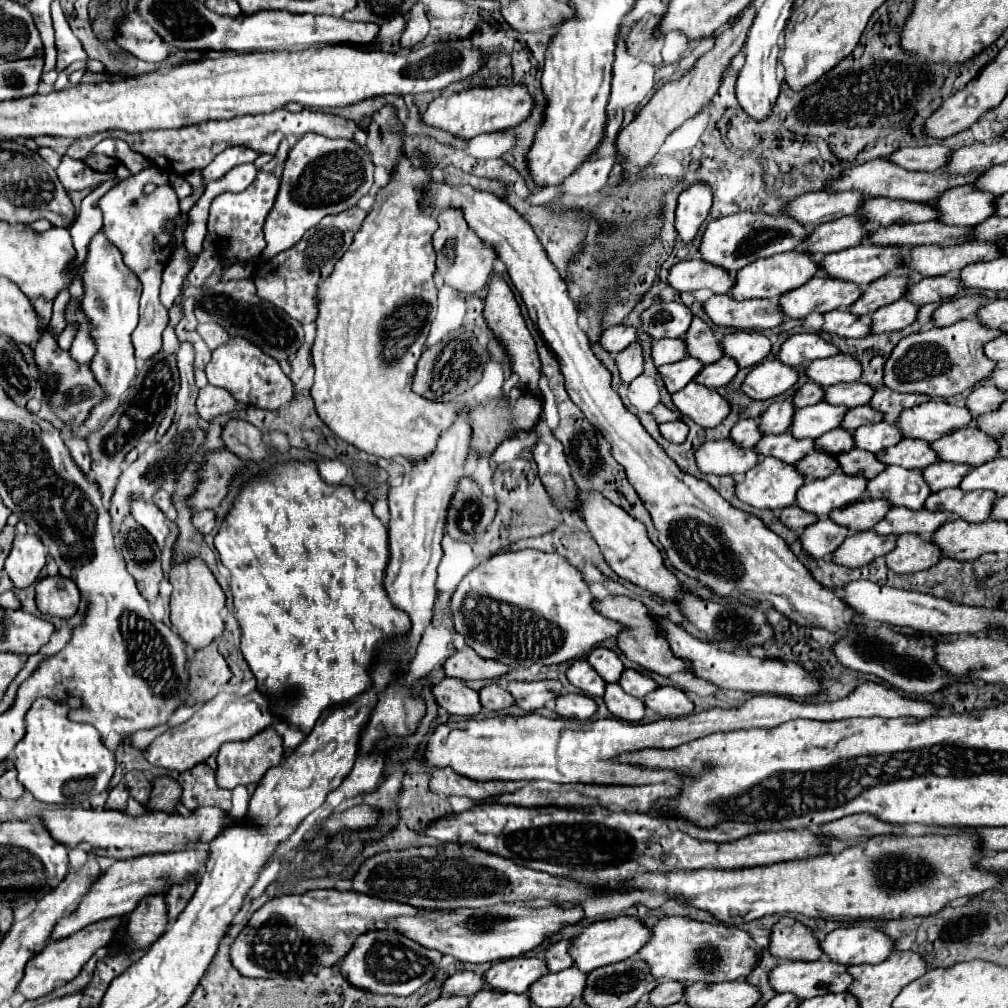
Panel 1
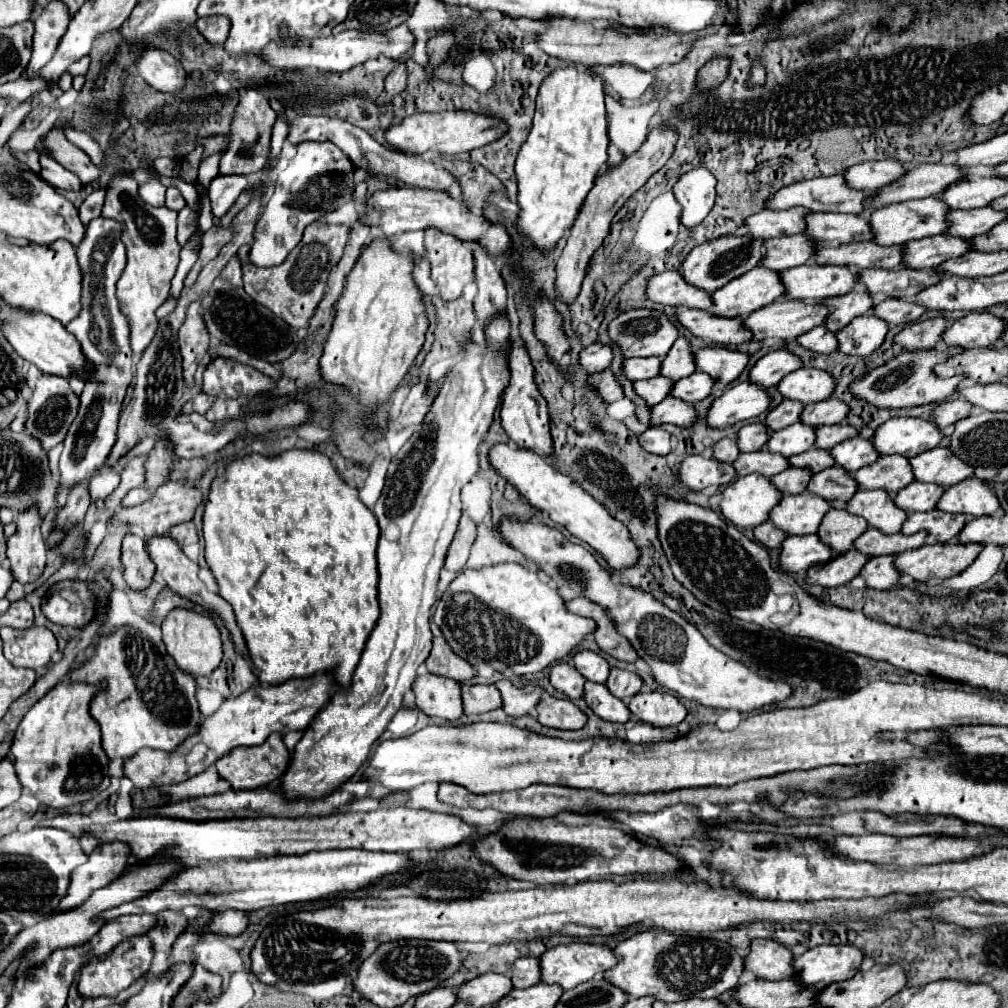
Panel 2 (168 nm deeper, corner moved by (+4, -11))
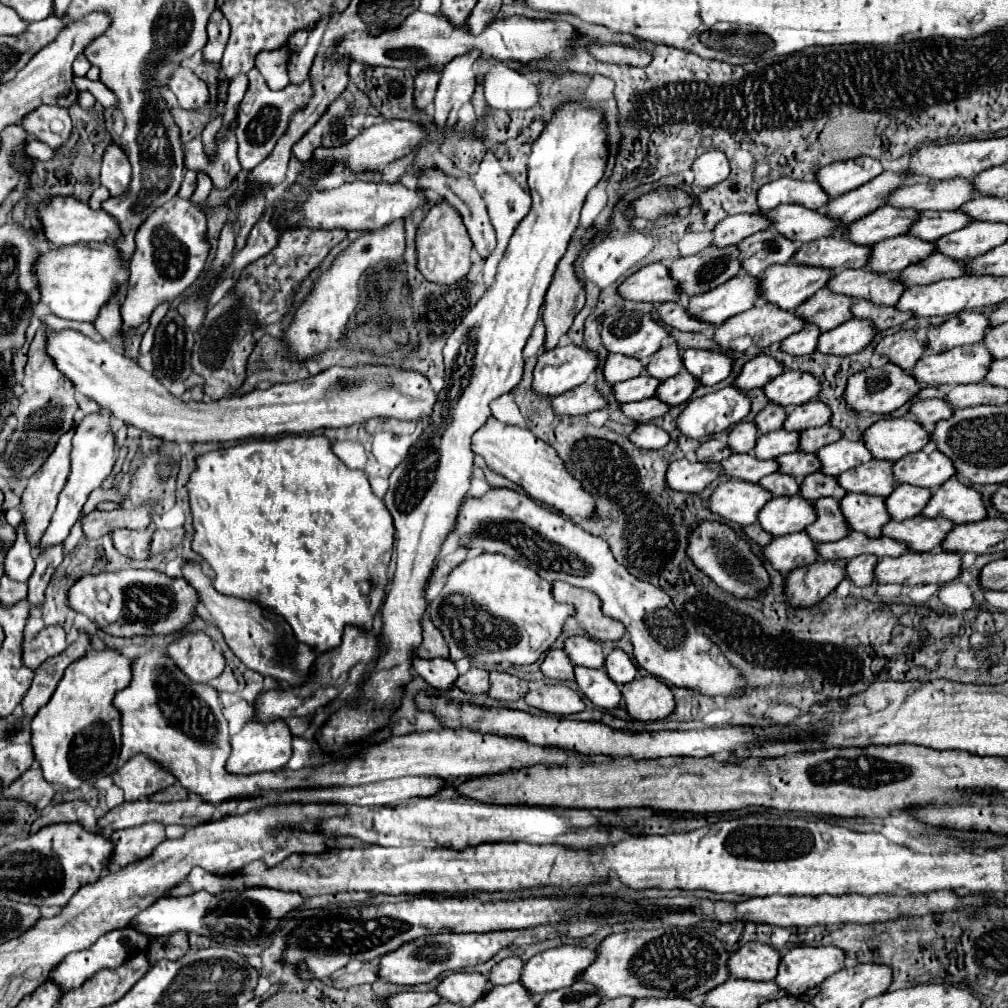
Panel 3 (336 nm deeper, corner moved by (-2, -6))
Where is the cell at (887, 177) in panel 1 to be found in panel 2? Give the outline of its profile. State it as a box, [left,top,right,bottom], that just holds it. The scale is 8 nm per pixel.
[766,175,870,215]

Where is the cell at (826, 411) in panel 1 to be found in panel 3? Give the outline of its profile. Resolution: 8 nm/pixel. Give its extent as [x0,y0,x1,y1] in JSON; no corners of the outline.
[754,430,800,460]

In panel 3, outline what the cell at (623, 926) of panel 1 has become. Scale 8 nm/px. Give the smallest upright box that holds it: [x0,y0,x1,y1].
[522,946,596,994]

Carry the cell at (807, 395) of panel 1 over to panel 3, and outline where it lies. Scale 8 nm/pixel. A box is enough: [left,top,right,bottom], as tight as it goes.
[756,404,786,432]

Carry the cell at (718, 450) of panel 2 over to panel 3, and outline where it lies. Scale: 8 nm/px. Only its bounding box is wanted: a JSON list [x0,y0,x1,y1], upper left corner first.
[698,438,732,462]

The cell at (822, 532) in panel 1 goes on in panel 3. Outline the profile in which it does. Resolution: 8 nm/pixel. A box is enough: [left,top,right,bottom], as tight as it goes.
[764,530,820,574]

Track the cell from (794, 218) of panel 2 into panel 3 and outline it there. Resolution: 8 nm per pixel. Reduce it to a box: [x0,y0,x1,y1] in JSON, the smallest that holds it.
[712,212,772,248]

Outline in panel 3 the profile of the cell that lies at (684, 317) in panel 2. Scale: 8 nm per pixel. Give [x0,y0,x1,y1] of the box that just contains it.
[658,302,716,332]

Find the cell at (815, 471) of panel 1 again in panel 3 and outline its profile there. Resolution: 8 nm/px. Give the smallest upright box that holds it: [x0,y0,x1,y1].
[760,472,800,496]

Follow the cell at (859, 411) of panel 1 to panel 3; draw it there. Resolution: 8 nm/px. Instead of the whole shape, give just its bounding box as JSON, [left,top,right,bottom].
[800,426,844,452]

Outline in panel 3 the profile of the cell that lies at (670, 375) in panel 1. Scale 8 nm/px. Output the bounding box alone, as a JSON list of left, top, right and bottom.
[614,374,660,402]

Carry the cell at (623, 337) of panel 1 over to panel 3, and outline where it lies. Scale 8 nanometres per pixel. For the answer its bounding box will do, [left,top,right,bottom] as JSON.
[532,344,598,396]

